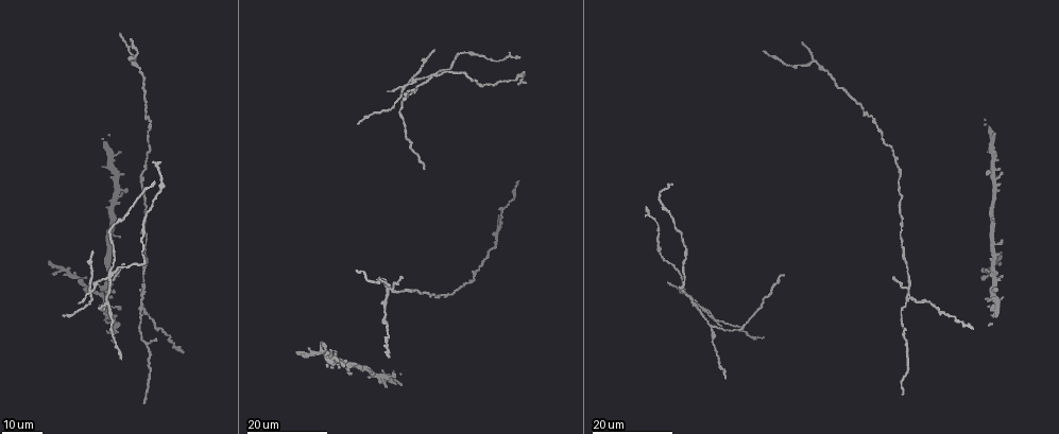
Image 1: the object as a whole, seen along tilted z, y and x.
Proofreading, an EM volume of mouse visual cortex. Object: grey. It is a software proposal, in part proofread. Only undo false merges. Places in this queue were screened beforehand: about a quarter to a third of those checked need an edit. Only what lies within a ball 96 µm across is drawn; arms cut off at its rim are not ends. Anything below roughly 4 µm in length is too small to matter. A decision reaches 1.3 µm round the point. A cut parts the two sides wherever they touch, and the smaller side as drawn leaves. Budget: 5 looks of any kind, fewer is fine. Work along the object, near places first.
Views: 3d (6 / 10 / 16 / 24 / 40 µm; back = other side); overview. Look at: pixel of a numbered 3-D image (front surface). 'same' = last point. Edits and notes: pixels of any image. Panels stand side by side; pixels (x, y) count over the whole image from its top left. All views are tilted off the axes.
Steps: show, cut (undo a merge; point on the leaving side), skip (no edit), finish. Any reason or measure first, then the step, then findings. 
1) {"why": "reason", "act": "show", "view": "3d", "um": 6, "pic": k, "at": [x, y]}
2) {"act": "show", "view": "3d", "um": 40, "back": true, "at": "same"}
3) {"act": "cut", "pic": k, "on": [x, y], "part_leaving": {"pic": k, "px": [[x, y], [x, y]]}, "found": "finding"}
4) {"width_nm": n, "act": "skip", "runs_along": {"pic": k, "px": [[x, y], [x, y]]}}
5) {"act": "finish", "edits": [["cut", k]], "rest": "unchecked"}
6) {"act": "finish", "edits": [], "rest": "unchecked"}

{"why": "arms part here", "act": "show", "view": "3d", "um": 24, "pic": 1, "at": [499, 226]}

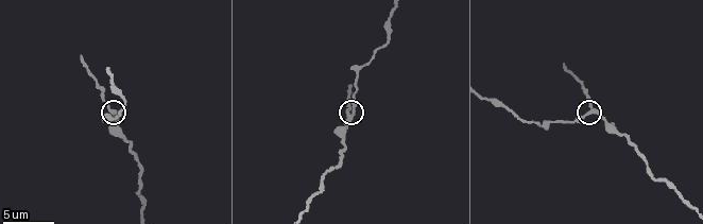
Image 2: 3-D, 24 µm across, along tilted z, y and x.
{"act": "show", "view": "3d", "um": 10, "pic": 2, "at": [114, 113]}

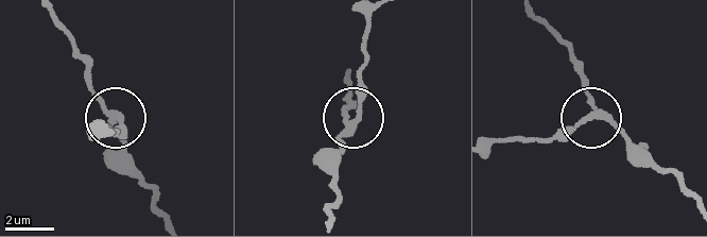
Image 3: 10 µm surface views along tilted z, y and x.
{"arms": 3, "act": "skip", "runs_along": {"pic": 3, "px": [[690, 191], [616, 124], [593, 117], [576, 66]]}, "found": "all the same cell"}

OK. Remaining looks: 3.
{"why": "branch point", "act": "show", "view": "3d", "um": 24, "pic": 1, "at": [694, 303]}

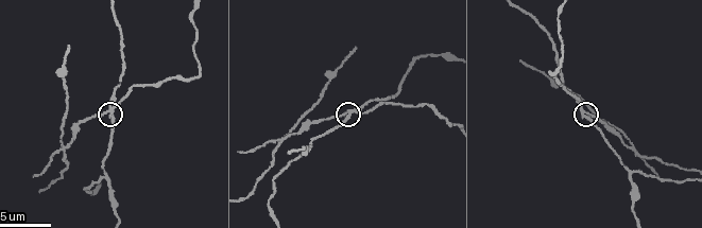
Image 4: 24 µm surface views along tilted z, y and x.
{"act": "show", "view": "3d", "um": 6, "pic": 4, "at": [109, 109]}

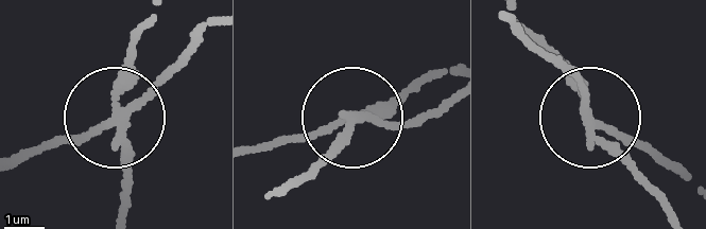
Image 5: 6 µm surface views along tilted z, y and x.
{"act": "show", "view": "3d", "um": 6, "back": true, "pic": 5, "at": [353, 118]}

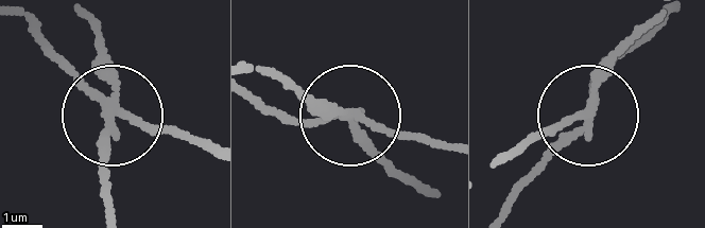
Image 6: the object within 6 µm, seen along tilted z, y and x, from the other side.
{"width_nm": 210, "act": "cut", "pic": 6, "on": [156, 125], "part_leaving": {"pic": 6, "px": [[105, 108], [19, 14]]}, "found": "two cells meet here"}

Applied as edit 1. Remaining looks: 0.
{"act": "finish", "edits": [["cut", 6]], "rest": "unchecked"}

